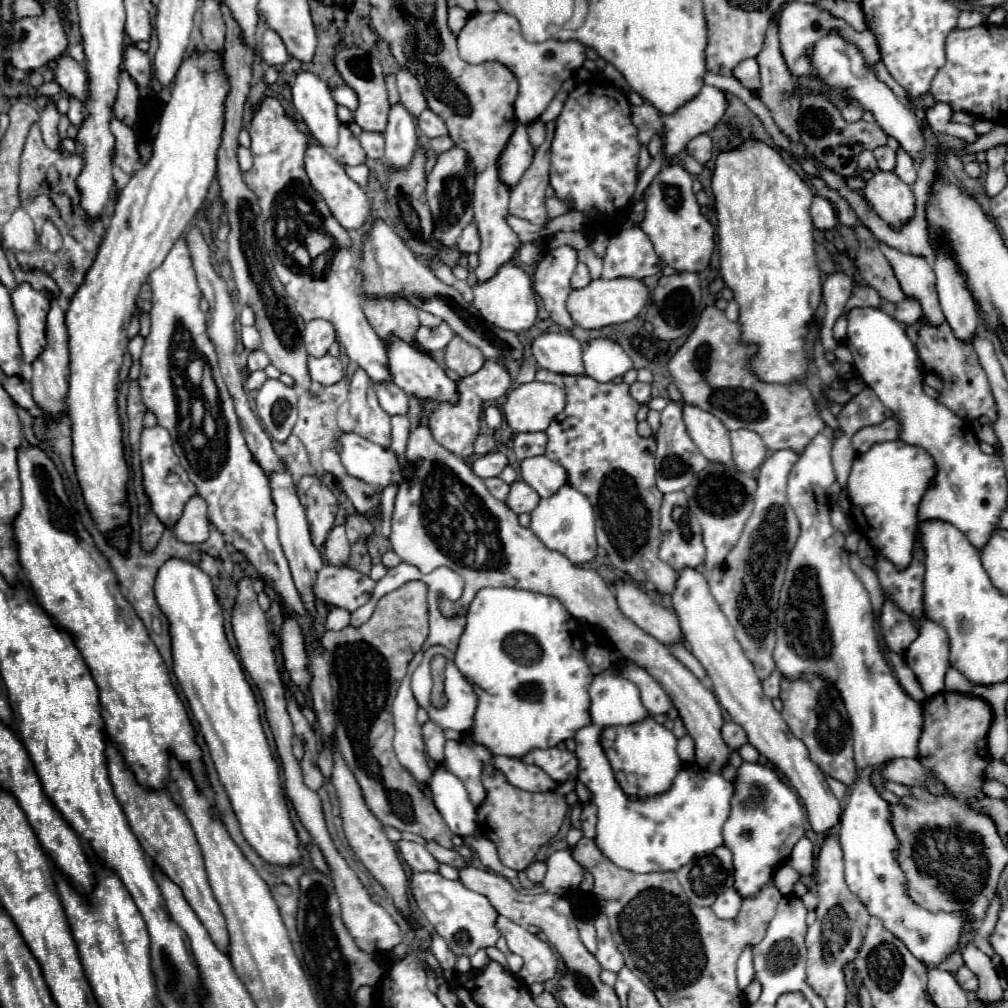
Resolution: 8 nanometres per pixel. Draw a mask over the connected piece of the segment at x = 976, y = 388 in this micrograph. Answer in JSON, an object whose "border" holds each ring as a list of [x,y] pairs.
{"border":[[[923,322],[923,328],[919,330],[917,348],[919,348],[919,358],[925,366],[925,370],[943,380],[943,390],[939,392],[941,404],[945,404],[949,410],[955,410],[955,414],[963,420],[975,420],[975,418],[985,416],[985,418],[989,418],[991,424],[995,422],[995,418],[997,418],[995,400],[991,396],[987,376],[981,370],[981,364],[977,362],[977,354],[971,344],[965,344],[965,342],[953,338],[949,324],[941,324],[941,326],[933,328]]]}

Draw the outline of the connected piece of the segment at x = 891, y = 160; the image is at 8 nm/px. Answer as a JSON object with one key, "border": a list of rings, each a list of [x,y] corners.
{"border":[[[881,146],[877,150],[873,150],[877,162],[879,162],[879,170],[893,170],[895,168],[895,152],[889,146]]]}

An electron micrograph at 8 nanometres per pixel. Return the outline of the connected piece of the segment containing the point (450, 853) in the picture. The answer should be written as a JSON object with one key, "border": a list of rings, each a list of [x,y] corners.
{"border":[[[427,842],[425,848],[427,848],[439,862],[443,862],[443,864],[449,864],[449,866],[455,866],[455,868],[465,868],[465,866],[467,866],[467,862],[465,862],[455,850],[443,848],[443,846],[439,846],[437,842]]]}

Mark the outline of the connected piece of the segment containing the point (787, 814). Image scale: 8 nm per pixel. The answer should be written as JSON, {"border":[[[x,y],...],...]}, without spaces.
{"border":[[[743,762],[735,774],[735,794],[731,812],[723,826],[723,844],[733,854],[733,888],[741,898],[755,898],[773,878],[777,868],[787,862],[793,846],[805,836],[805,812],[797,794],[781,782],[771,766]]]}

